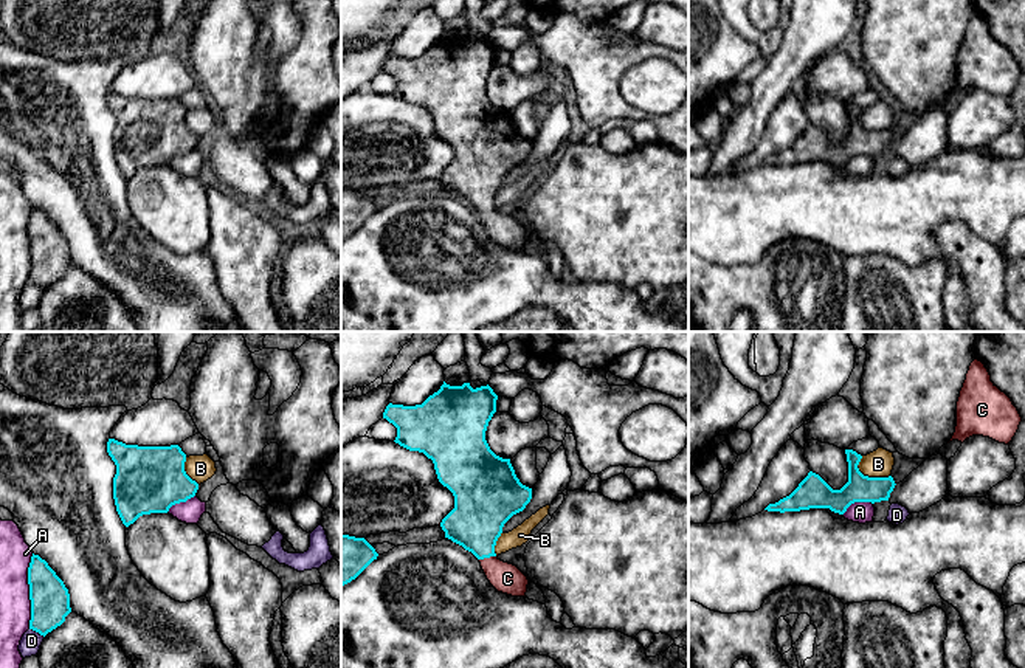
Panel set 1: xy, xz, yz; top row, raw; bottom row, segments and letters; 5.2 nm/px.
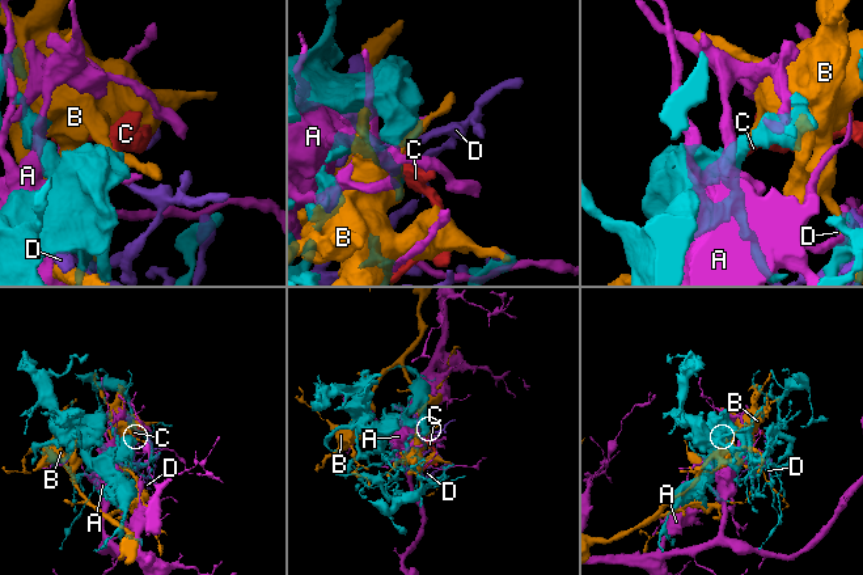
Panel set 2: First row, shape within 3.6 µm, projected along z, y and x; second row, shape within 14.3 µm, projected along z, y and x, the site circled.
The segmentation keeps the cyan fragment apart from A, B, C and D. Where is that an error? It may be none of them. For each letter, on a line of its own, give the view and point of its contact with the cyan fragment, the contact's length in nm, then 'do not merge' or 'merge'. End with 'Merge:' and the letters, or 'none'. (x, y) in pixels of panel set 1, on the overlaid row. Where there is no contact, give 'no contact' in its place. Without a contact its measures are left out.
A: contact xy (30, 591); length 400 nm; do not merge
B: contact yz (867, 476); length 190 nm; do not merge
C: contact xz (487, 557); length 90 nm; merge
D: contact xy (37, 631); length 90 nm; do not merge
Merge: C

